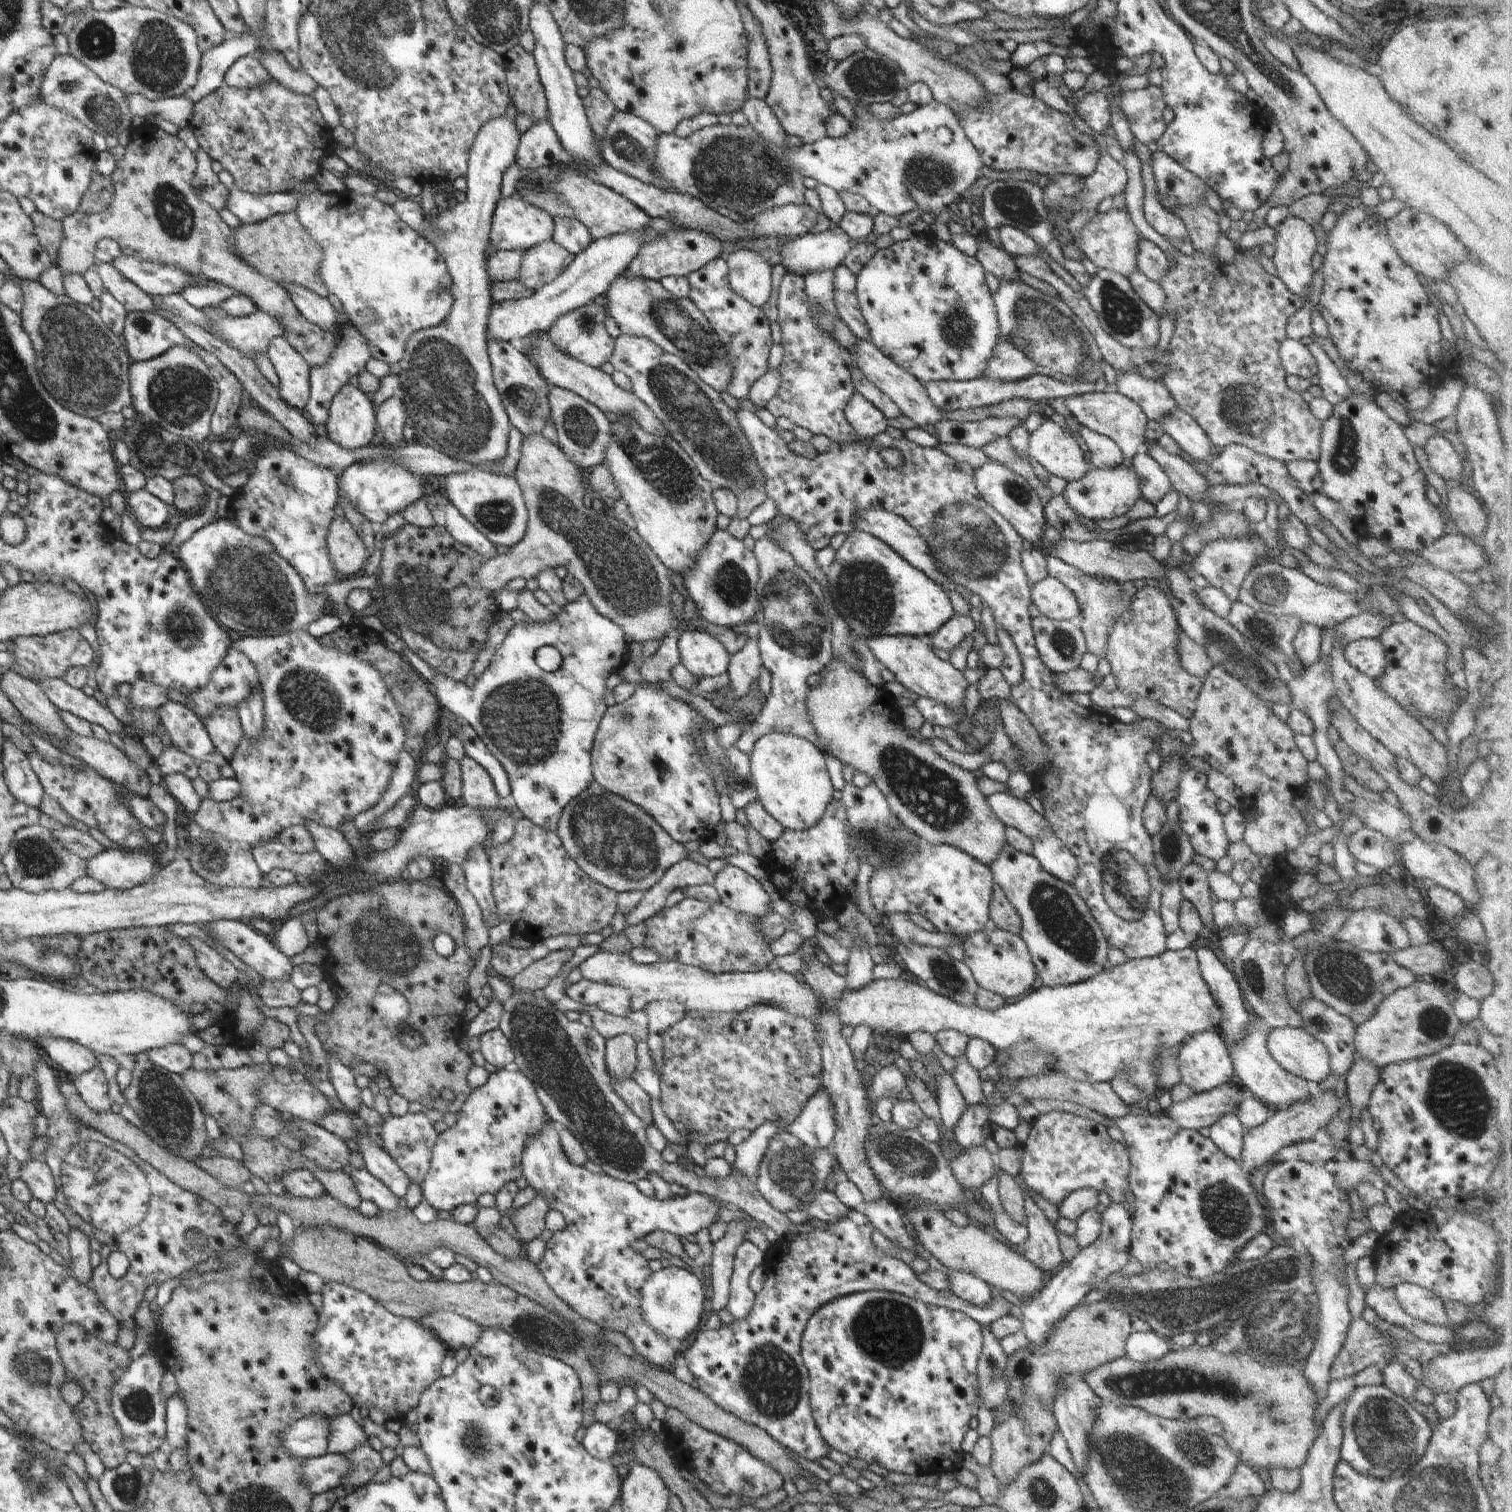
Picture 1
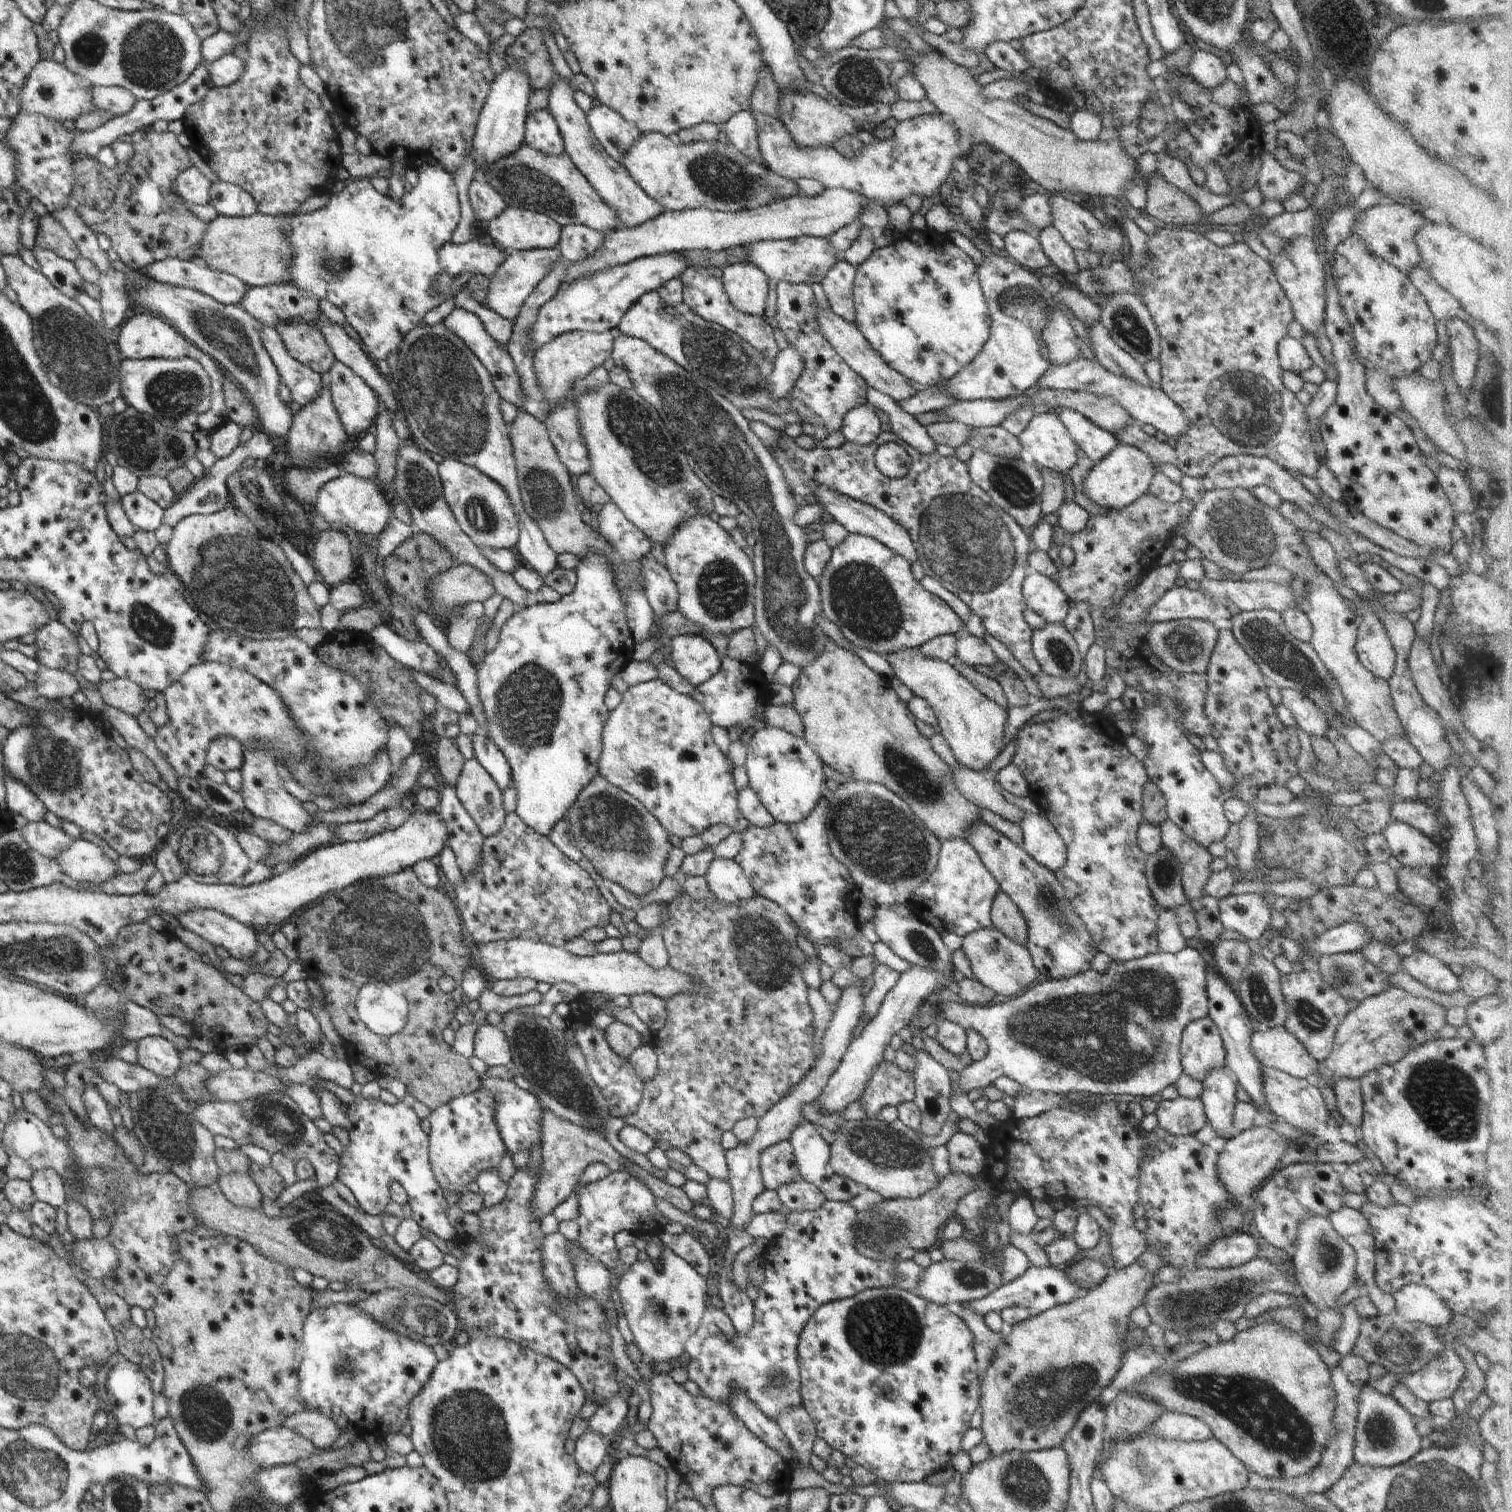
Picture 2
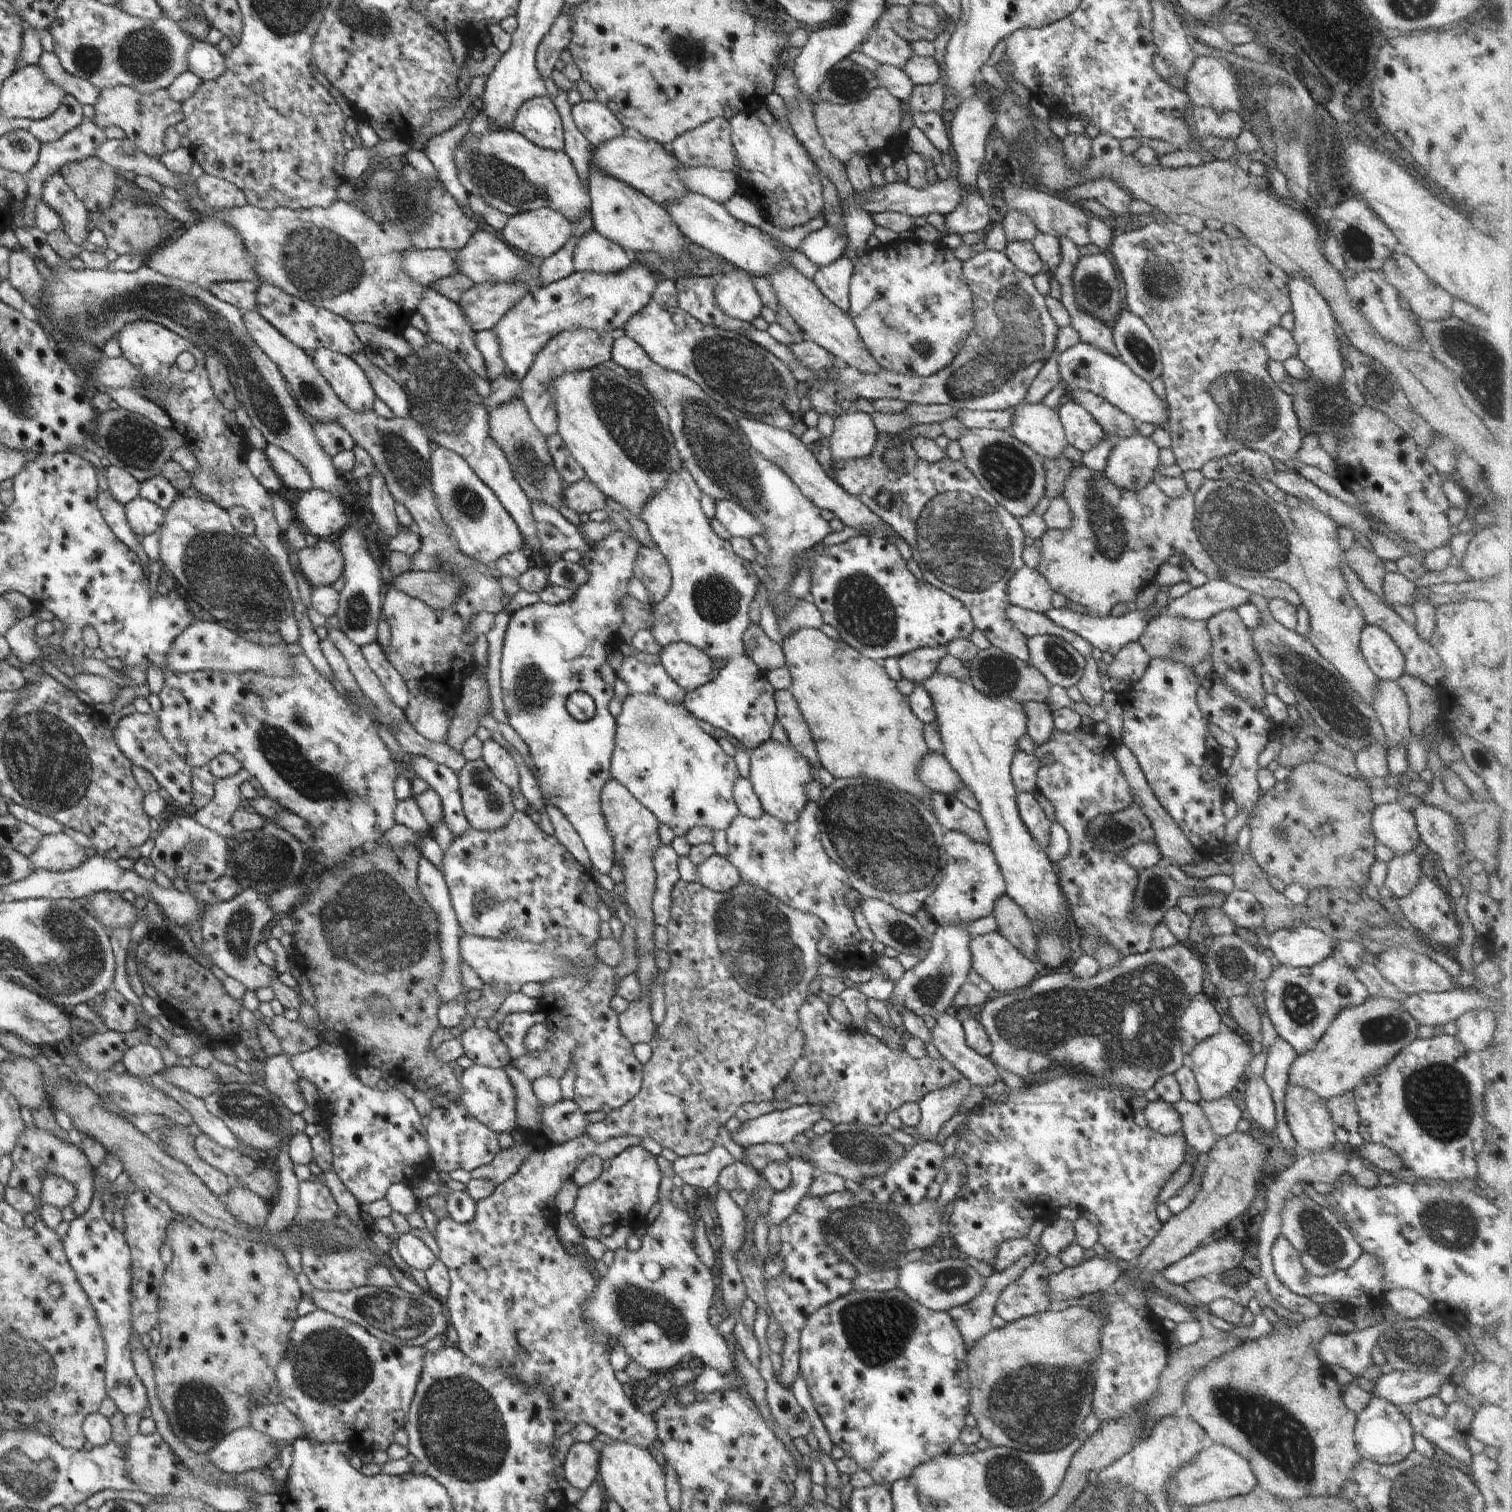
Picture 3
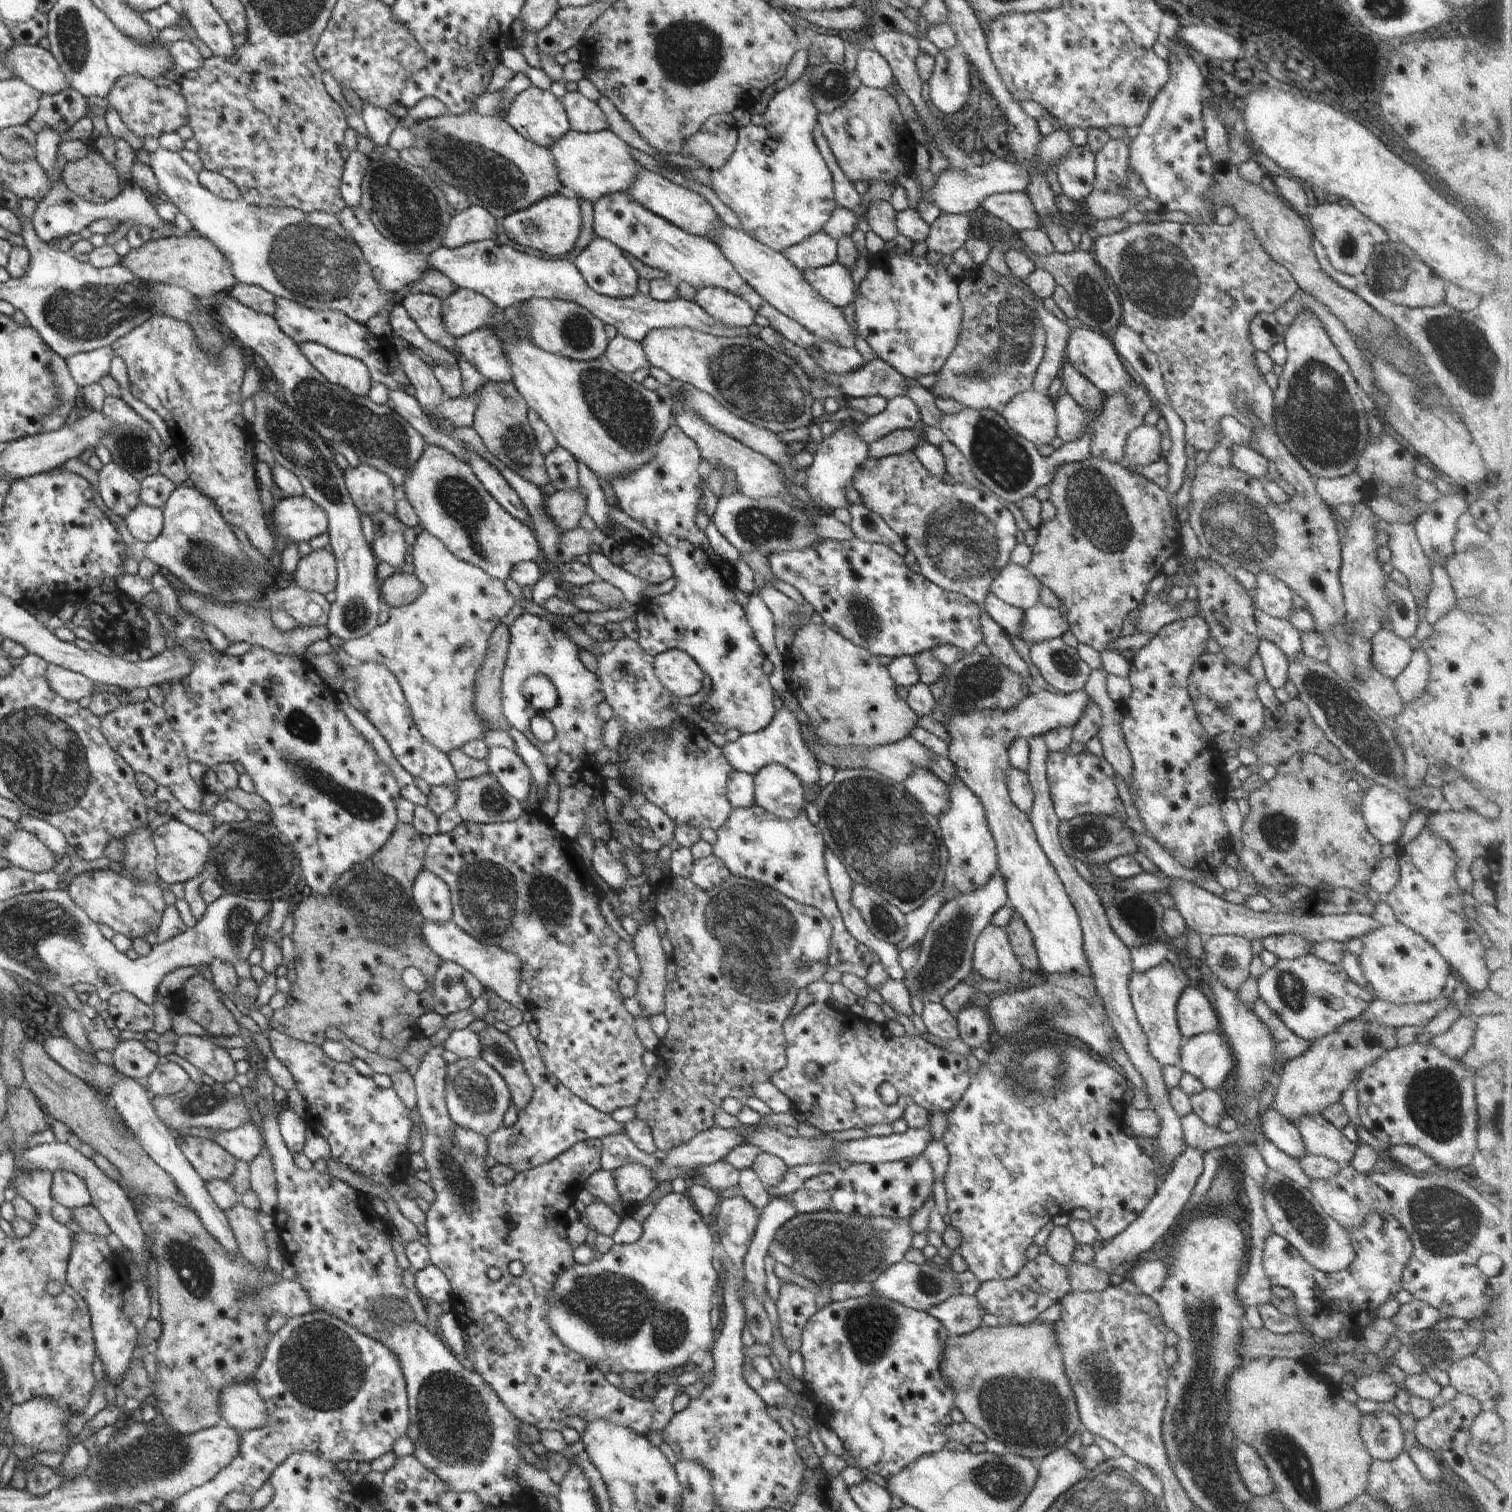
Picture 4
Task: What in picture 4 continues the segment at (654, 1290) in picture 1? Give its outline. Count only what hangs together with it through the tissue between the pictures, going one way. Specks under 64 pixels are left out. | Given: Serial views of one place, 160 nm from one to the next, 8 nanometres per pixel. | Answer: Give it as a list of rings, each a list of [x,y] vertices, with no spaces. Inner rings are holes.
[[[669,1193],[658,1202],[650,1216],[643,1222],[642,1236],[632,1244],[615,1244],[608,1253],[603,1254],[600,1260],[592,1260],[590,1264],[581,1265],[577,1262],[568,1269],[559,1274],[554,1283],[553,1291],[555,1294],[547,1300],[547,1317],[550,1321],[552,1330],[556,1336],[580,1357],[596,1364],[600,1360],[611,1360],[612,1363],[618,1363],[623,1370],[630,1372],[669,1372],[673,1368],[680,1368],[689,1361],[690,1354],[693,1352],[712,1352],[714,1347],[714,1330],[710,1325],[710,1310],[715,1302],[714,1290],[718,1280],[721,1277],[712,1265],[712,1252],[714,1252],[714,1241],[710,1234],[709,1226],[702,1221],[701,1214],[696,1210],[693,1202],[684,1193]]]

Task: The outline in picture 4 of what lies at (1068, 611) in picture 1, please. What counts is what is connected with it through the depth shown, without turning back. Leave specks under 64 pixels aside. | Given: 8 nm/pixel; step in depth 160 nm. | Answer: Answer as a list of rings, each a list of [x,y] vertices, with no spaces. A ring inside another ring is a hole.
[[[1010,562],[992,581],[990,590],[1006,604],[1025,611],[1040,606],[1040,587],[1041,582],[1027,568]]]

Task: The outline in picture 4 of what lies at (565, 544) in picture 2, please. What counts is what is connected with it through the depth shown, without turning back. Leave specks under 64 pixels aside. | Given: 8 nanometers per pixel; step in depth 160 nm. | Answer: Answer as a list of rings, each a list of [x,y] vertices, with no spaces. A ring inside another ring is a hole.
[[[489,381],[478,389],[476,394],[478,404],[471,427],[478,433],[484,446],[510,470],[541,490],[549,491],[550,482],[545,458],[538,448],[535,434],[528,422],[529,406],[517,391],[515,384]]]

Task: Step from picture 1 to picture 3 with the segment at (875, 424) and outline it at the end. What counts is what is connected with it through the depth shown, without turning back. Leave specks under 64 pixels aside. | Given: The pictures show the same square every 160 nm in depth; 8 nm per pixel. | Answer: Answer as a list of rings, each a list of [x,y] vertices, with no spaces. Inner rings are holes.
[[[868,413],[843,414],[834,423],[830,438],[831,458],[845,461],[868,456],[874,450],[878,429]]]

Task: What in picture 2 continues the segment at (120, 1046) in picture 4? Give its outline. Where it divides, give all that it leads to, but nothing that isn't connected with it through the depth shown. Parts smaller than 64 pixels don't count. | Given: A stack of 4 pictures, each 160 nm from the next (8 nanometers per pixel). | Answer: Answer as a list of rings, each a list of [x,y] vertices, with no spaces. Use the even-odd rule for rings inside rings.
[[[146,1036],[137,1042],[137,1064],[161,1078],[174,1078],[182,1066],[180,1052],[164,1037]]]

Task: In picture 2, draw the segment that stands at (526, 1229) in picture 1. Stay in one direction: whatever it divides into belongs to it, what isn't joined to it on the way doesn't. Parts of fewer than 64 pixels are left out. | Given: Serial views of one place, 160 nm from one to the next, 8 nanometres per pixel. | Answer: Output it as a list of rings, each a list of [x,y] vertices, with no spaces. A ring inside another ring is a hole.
[[[543,1110],[540,1152],[542,1152],[543,1165],[532,1202],[533,1215],[537,1219],[541,1220],[546,1214],[552,1213],[558,1204],[562,1204],[564,1200],[572,1195],[586,1167],[595,1162],[606,1164],[611,1172],[626,1171],[640,1182],[643,1182],[656,1197],[660,1197],[663,1201],[669,1202],[674,1208],[694,1216],[692,1214],[694,1204],[684,1193],[682,1187],[669,1185],[662,1179],[654,1177],[640,1165],[636,1165],[623,1157],[598,1131],[587,1131],[584,1127],[557,1117],[549,1110]]]

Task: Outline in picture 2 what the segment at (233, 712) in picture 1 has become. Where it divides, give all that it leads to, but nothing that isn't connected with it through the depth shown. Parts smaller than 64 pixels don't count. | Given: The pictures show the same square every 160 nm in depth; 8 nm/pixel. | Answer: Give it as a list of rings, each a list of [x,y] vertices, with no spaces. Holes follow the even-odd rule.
[[[216,737],[209,742],[205,761],[226,774],[238,770],[243,763],[243,746],[232,737]]]

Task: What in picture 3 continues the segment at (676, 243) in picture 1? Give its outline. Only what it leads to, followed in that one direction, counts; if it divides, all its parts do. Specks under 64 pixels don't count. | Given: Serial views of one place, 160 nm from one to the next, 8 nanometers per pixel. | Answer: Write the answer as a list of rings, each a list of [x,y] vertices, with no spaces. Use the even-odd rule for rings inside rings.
[[[632,262],[627,269],[617,273],[575,270],[558,282],[534,287],[493,328],[500,339],[501,356],[506,361],[505,373],[520,383],[533,365],[539,350],[562,331],[583,328],[610,333],[616,328],[623,329],[626,321],[652,300],[656,285],[657,274],[651,266]]]

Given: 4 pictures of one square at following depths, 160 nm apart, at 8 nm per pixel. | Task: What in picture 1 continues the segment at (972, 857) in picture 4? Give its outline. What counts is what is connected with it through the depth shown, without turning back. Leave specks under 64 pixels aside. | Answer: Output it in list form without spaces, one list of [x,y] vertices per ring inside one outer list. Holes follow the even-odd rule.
[[[917,840],[917,851],[906,853],[897,865],[874,869],[869,890],[878,913],[918,913],[931,922],[937,931],[967,936],[984,930],[989,919],[989,904],[995,882],[990,867],[952,845],[931,845]]]

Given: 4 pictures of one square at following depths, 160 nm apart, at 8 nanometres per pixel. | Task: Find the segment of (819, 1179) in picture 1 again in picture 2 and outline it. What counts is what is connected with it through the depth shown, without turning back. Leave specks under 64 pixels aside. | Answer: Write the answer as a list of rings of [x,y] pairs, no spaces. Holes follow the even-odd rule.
[[[789,1140],[777,1142],[764,1150],[760,1155],[759,1165],[765,1190],[777,1190],[779,1186],[800,1178]]]

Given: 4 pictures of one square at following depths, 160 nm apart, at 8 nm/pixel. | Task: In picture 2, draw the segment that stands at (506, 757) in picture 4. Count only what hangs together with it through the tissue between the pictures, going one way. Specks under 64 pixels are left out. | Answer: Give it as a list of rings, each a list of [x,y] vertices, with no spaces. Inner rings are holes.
[[[474,734],[471,739],[476,760],[490,773],[498,788],[504,792],[512,782],[511,768],[506,757],[490,737]]]

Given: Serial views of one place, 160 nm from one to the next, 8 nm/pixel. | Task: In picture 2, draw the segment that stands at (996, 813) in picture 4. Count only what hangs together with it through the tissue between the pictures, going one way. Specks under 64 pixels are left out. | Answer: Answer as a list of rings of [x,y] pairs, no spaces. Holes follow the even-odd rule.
[[[920,647],[879,655],[892,666],[895,676],[912,690],[914,696],[928,701],[942,729],[942,736],[962,766],[981,771],[1000,754],[1008,708],[1003,709],[978,692],[950,663],[923,655]]]

